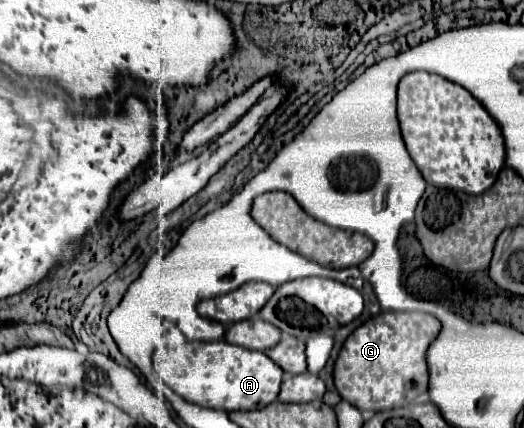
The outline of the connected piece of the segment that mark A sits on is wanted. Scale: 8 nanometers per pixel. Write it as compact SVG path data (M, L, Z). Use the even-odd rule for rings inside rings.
M174 332L166 344L156 348L152 360L162 382L184 400L226 412L264 408L278 398L282 384L282 370L264 352L252 352L224 340L188 342L180 332Z

